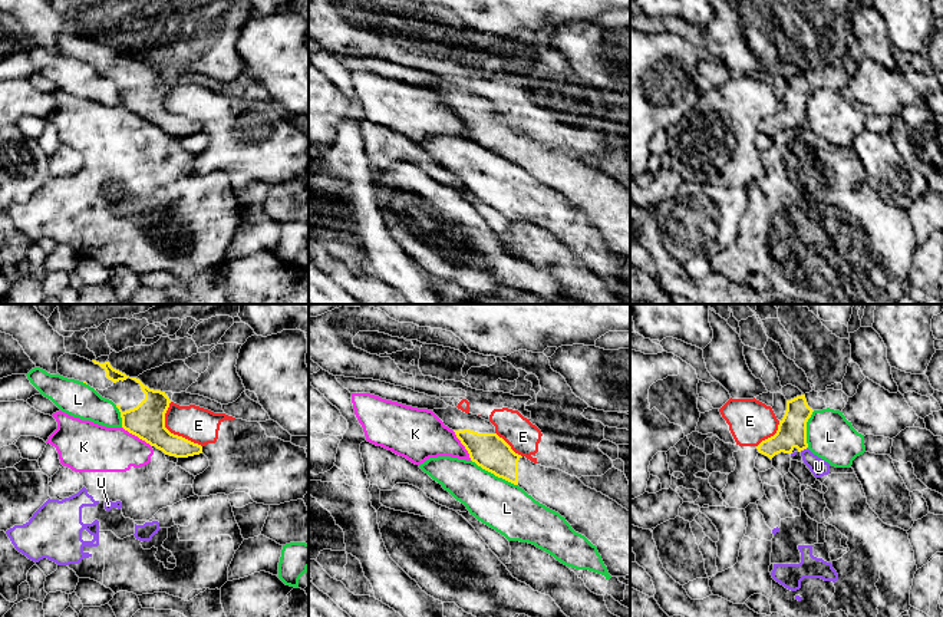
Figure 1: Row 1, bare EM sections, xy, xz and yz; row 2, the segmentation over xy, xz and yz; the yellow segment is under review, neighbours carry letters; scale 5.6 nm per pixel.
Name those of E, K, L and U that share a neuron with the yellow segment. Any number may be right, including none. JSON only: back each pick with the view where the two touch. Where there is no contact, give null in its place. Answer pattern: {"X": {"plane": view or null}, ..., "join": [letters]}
{"join": []}

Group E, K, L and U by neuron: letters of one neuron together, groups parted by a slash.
E / K U / L

